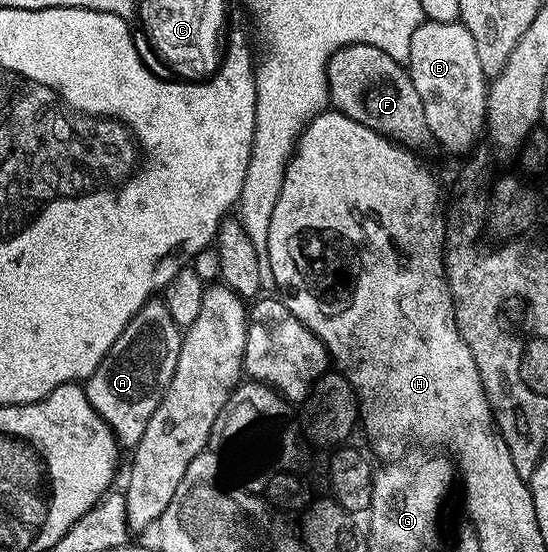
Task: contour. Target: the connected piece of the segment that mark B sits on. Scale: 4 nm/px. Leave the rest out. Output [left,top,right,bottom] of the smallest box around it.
[407,20,487,155]

